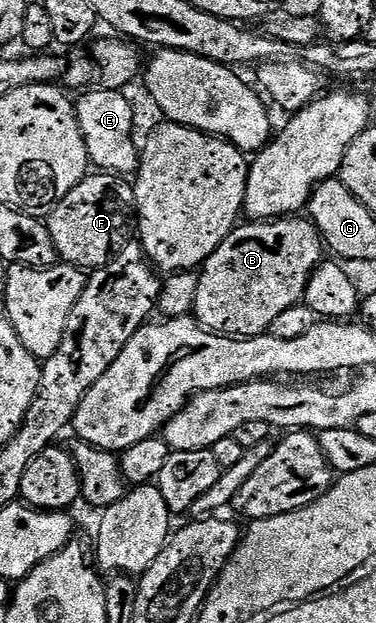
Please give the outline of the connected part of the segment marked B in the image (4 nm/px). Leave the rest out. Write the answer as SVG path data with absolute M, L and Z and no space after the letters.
M309 218L243 222L224 237L216 253L202 264L193 318L201 327L218 335L267 334L273 328L270 326L305 296L311 273L323 262L322 251L322 234Z

